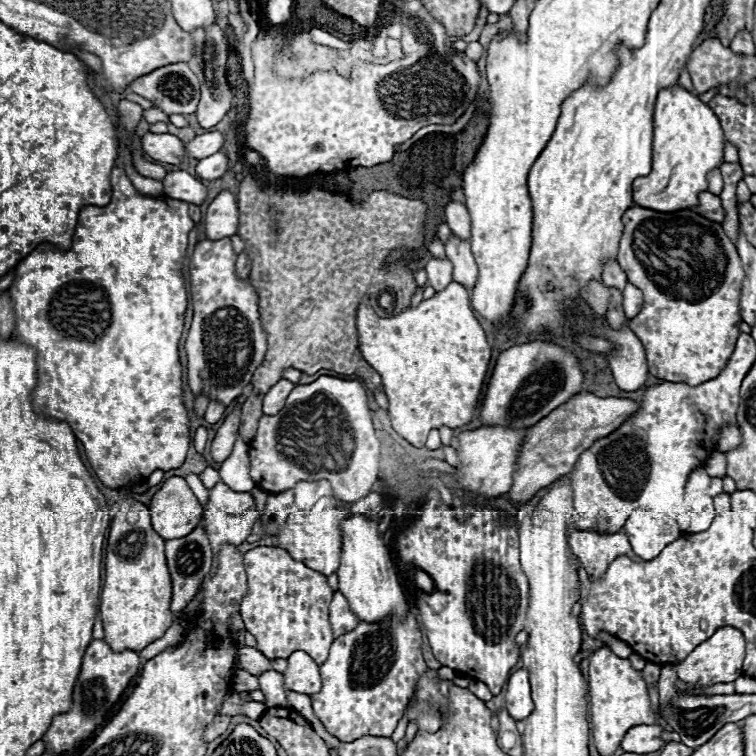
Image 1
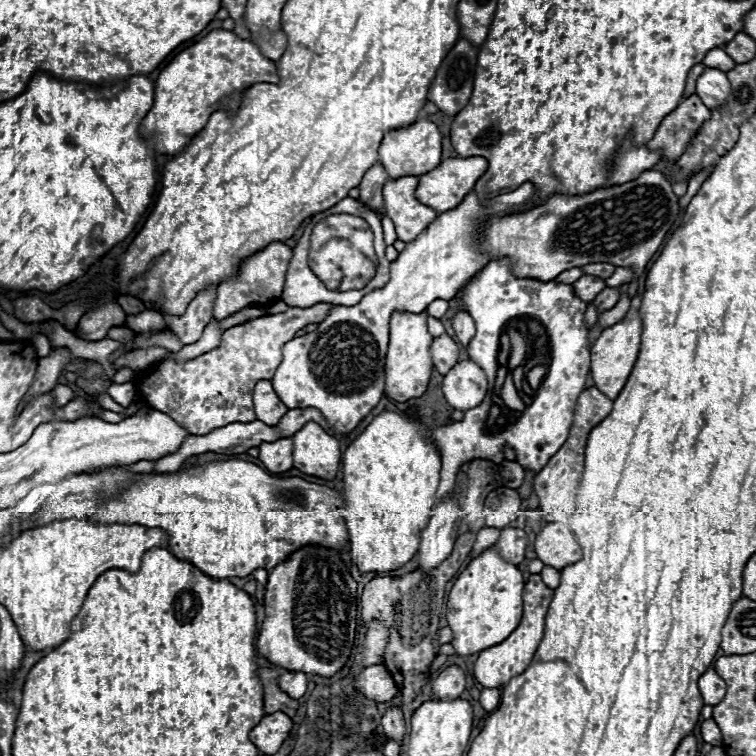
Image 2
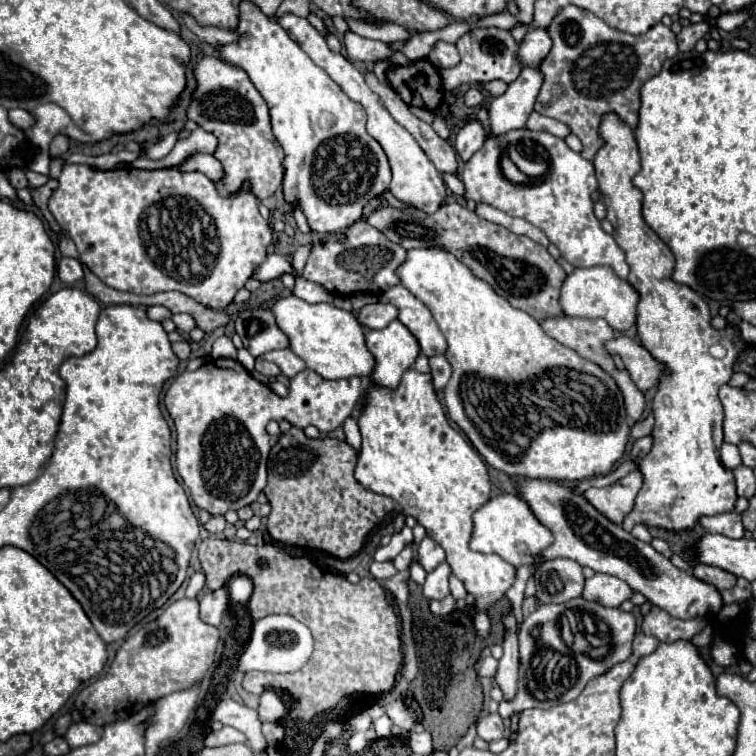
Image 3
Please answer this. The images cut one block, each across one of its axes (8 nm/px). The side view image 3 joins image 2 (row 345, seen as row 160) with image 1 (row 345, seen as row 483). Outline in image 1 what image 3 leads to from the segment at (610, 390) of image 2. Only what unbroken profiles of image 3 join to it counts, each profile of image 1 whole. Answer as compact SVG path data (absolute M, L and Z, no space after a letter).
M632 206L624 214L624 236L620 240L618 264L626 272L628 282L644 292L644 308L630 320L632 332L646 350L650 374L666 382L684 382L698 386L716 378L734 352L740 336L740 288L744 270L734 244L718 222L710 222L692 210L658 212Z

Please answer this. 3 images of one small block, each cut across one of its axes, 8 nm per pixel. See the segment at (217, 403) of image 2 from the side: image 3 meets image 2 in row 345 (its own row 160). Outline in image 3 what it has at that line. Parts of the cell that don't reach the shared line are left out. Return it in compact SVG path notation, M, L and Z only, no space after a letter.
M206 56L198 62L194 72L198 88L188 108L188 118L198 122L204 130L212 132L220 142L214 152L226 170L224 182L218 184L220 194L230 196L248 178L256 198L264 200L272 196L272 188L278 188L284 178L284 150L272 134L270 112L264 98L242 68L236 68L222 58Z

